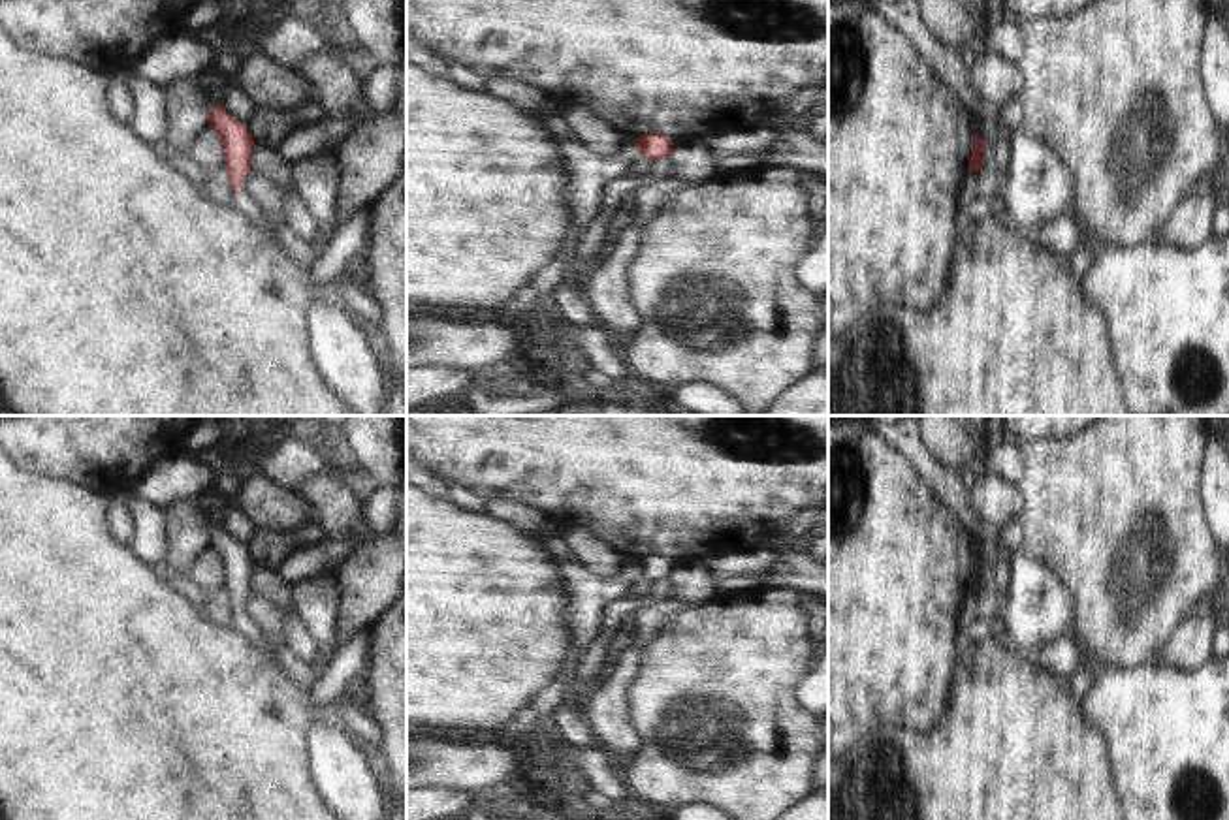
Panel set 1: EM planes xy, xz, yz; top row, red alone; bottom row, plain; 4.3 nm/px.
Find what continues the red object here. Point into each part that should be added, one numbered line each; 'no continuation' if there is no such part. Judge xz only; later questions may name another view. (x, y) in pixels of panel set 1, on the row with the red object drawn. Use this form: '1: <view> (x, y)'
no continuation

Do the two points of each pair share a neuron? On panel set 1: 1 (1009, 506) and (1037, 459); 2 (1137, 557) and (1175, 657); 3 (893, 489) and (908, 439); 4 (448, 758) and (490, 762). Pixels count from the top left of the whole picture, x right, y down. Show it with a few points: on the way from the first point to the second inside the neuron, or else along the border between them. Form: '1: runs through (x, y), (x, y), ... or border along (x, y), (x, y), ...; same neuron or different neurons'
1: border along (1017, 486), (1022, 497), (1019, 518); different neurons
2: border along (1196, 615), (1181, 625), (1160, 659); different neurons
3: border along (877, 435), (930, 488); different neurons
4: runs through (458, 762), (480, 762); same neuron

